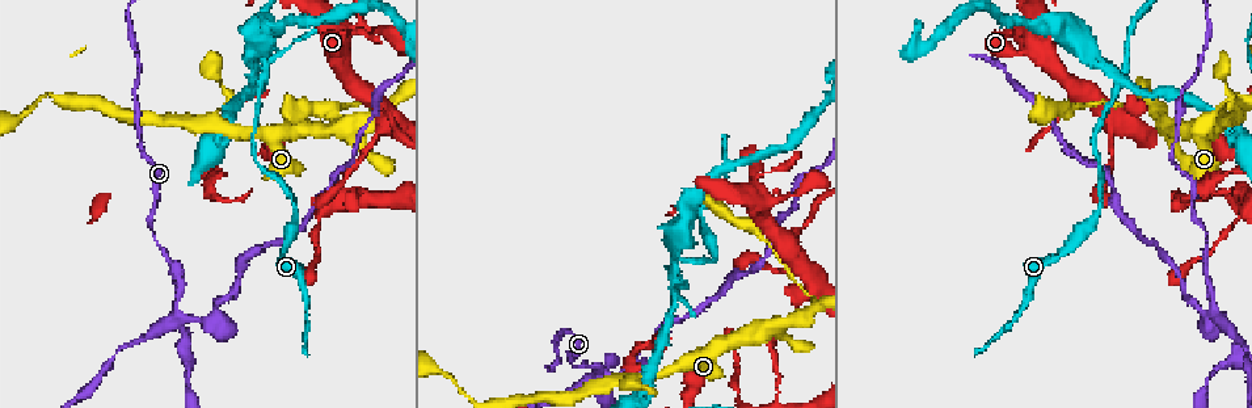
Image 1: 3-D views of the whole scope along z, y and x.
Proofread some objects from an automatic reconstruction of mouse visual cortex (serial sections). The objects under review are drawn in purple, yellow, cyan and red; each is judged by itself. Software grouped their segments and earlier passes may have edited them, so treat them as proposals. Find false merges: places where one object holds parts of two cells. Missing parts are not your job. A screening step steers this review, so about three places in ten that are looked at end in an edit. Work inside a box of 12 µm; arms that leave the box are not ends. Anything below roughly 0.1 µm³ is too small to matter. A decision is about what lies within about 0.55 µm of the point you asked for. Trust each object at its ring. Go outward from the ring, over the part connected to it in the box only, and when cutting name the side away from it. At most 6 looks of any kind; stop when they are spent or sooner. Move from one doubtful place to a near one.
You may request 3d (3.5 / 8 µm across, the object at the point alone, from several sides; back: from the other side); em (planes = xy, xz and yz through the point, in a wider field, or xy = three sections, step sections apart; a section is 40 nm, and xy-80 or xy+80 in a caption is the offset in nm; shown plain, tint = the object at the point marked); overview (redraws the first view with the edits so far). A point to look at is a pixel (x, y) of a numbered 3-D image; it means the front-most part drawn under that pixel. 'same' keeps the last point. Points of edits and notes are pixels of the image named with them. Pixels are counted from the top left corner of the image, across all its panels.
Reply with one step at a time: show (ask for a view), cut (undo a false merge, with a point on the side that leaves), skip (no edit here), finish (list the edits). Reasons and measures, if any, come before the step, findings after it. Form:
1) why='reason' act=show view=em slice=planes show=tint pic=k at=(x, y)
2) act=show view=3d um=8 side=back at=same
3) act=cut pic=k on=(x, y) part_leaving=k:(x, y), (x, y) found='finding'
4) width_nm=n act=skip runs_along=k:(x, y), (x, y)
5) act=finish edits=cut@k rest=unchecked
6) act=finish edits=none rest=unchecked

why='narrows sharply' act=show view=3d um=3.5 pic=1 at=(359, 24)

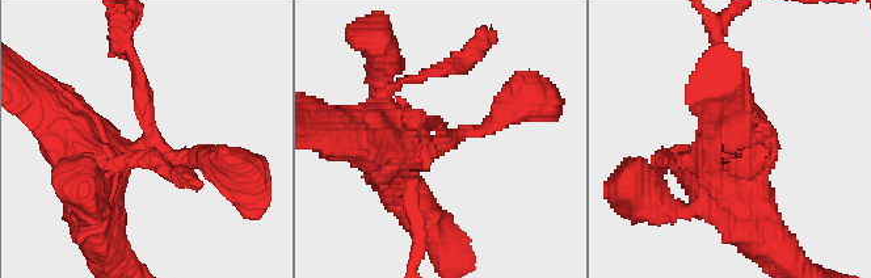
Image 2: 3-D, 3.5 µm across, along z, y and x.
arms=3 arm_widths_nm=200,250,500 act=show view=em slice=planes show=tint pic=2 at=(438, 141)

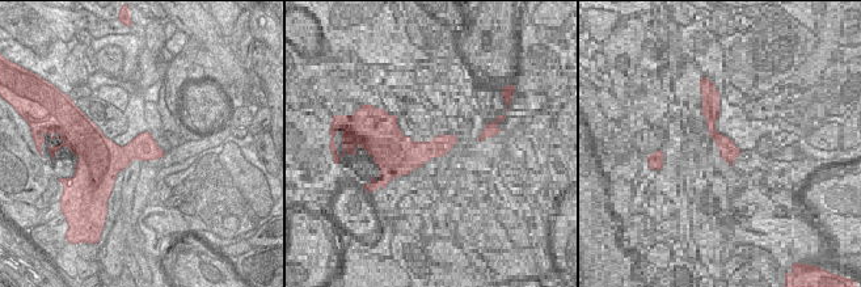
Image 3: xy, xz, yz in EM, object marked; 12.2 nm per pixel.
act=show view=em slice=xy step=3 show=tint at=same

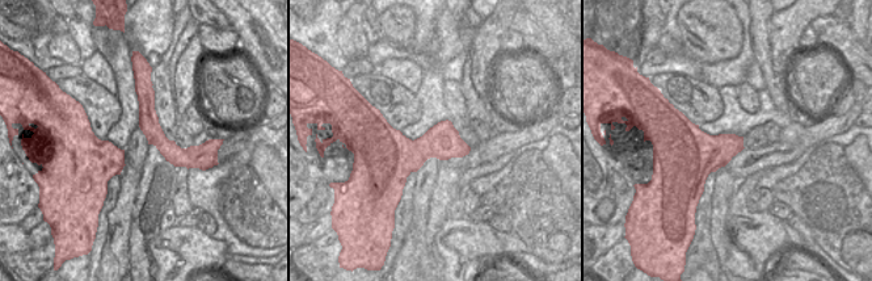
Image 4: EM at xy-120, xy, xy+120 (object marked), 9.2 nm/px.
act=cut pic=2 on=(134, 67) part_leaving=2:(148, 123), (144, 88), (133, 75) found='two cells meet here'

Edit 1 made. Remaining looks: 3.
act=show view=overview

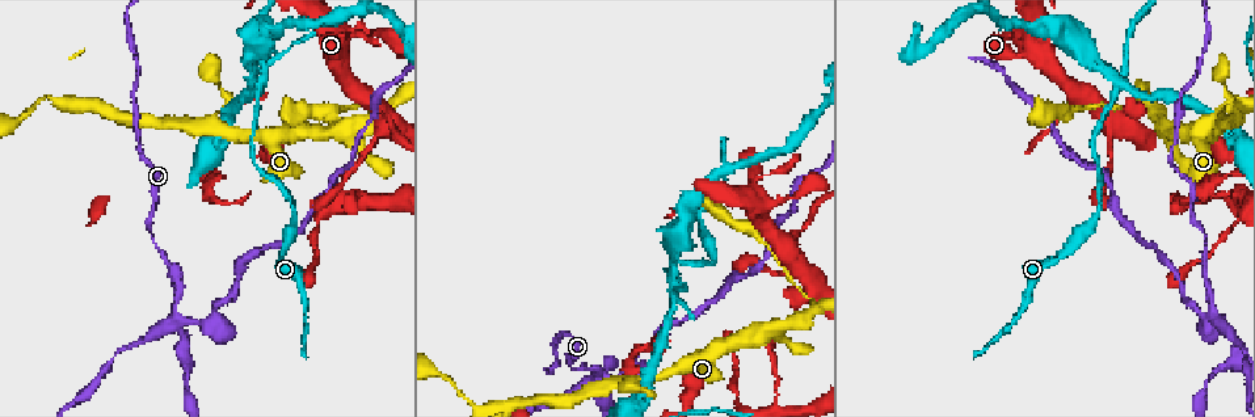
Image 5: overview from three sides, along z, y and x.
why='looks like a crossing' act=show view=3d um=3.5 pic=5 at=(258, 88)

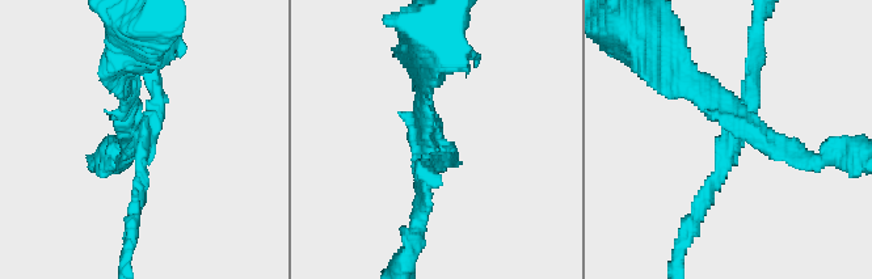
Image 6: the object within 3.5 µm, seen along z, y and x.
act=cut pic=6 on=(696, 94) part_leaving=6:(729, 129), (723, 113), (641, 37) found='two cells meet here'

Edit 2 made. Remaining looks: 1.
act=finish edits=cut@2,cut@6 rest=unchecked

